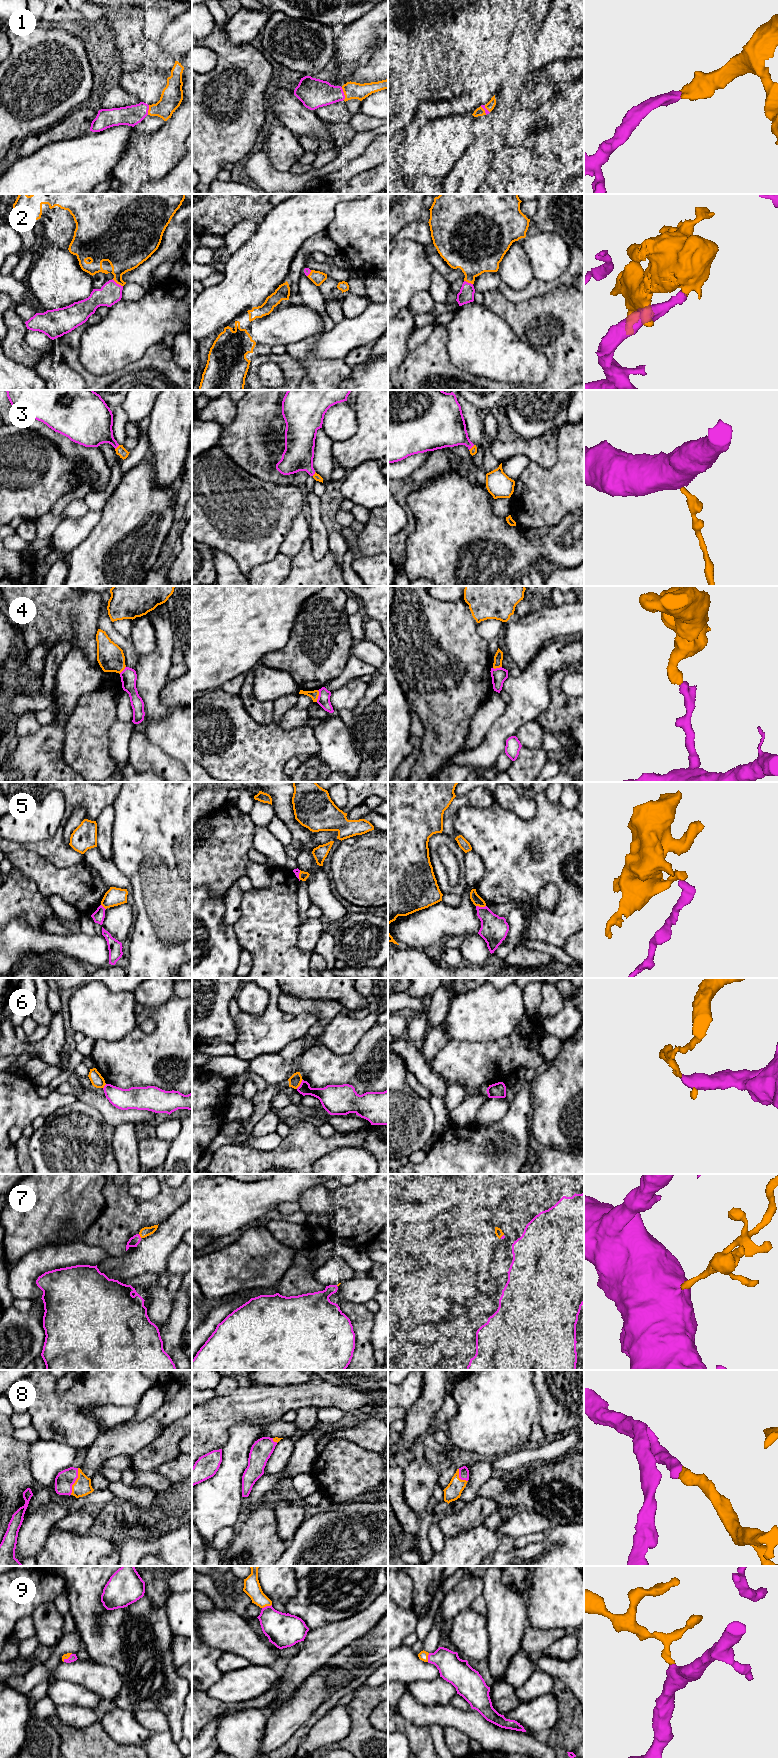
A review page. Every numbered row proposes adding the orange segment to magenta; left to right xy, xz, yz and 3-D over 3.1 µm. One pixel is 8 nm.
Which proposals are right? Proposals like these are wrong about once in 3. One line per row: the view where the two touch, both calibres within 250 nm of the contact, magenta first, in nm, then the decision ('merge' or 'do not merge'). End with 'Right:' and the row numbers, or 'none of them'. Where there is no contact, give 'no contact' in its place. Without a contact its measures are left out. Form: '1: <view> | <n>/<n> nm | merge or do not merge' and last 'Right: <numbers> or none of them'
1: xz | 240/140 nm | merge
2: xy | 180/280 nm | merge
3: xy | 300/80 nm | merge
4: xz | 100/70 nm | do not merge
5: yz | 220/80 nm | do not merge
6: xz | 160/100 nm | do not merge
7: xy | 80/80 nm | merge
8: xy | 150/140 nm | merge
9: xz | 280/140 nm | merge
Right: 1, 2, 3, 7, 8, 9

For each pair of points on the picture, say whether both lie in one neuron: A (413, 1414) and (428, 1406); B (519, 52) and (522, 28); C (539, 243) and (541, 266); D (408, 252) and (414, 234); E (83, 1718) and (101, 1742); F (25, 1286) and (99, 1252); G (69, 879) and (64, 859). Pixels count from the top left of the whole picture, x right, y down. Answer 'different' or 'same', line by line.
A: same
B: same
C: same
D: different
E: different
F: same
G: different

